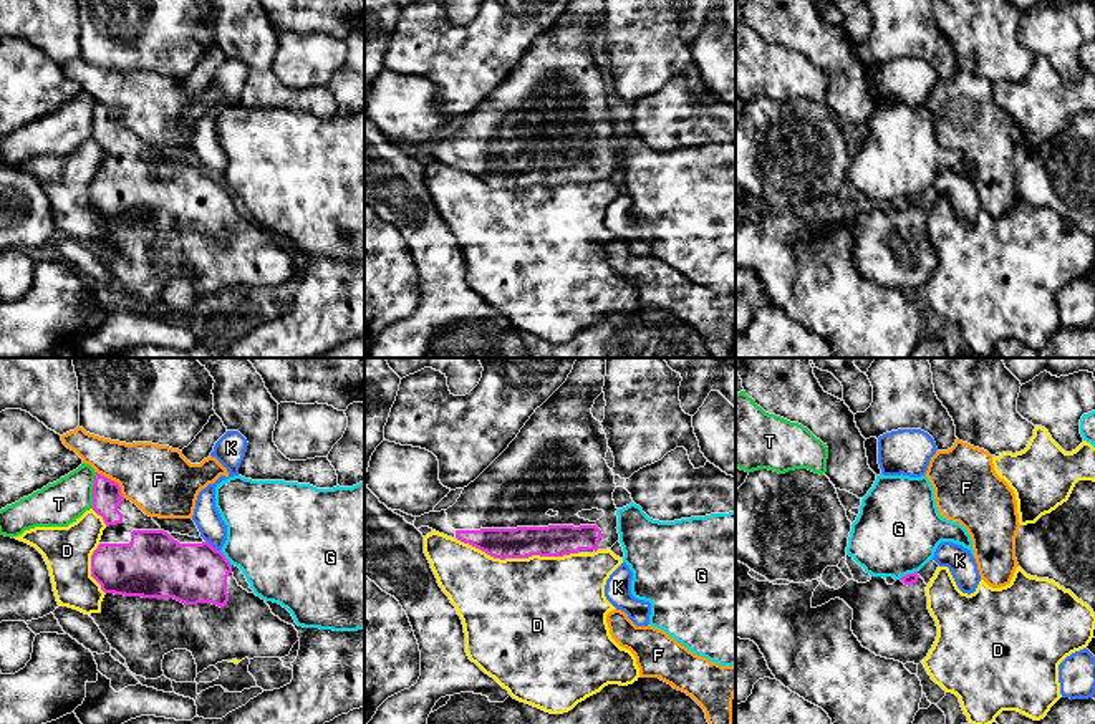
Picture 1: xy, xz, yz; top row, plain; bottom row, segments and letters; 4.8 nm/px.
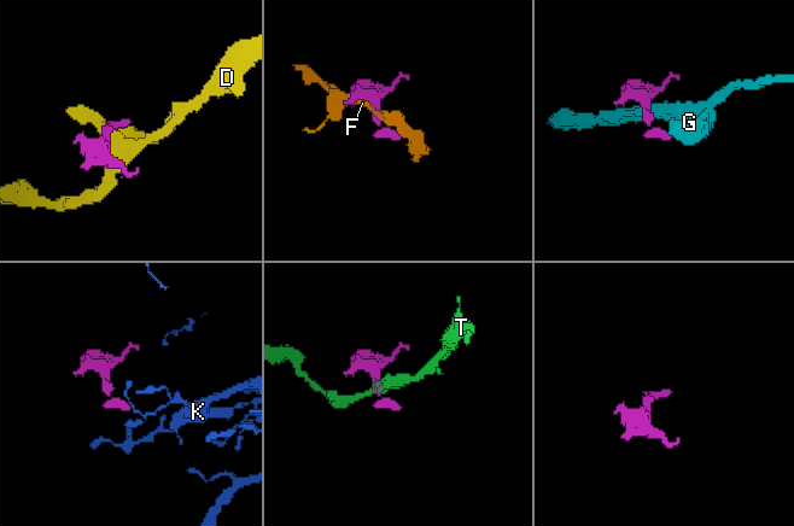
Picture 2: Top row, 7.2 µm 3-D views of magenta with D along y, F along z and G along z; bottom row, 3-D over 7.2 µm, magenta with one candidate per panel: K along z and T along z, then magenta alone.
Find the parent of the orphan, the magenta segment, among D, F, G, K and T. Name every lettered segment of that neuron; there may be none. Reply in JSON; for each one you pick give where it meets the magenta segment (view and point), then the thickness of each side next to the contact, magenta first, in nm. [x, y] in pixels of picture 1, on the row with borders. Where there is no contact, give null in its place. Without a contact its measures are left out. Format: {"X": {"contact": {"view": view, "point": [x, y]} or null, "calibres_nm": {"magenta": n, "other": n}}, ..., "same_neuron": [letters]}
{"same_neuron": []}

